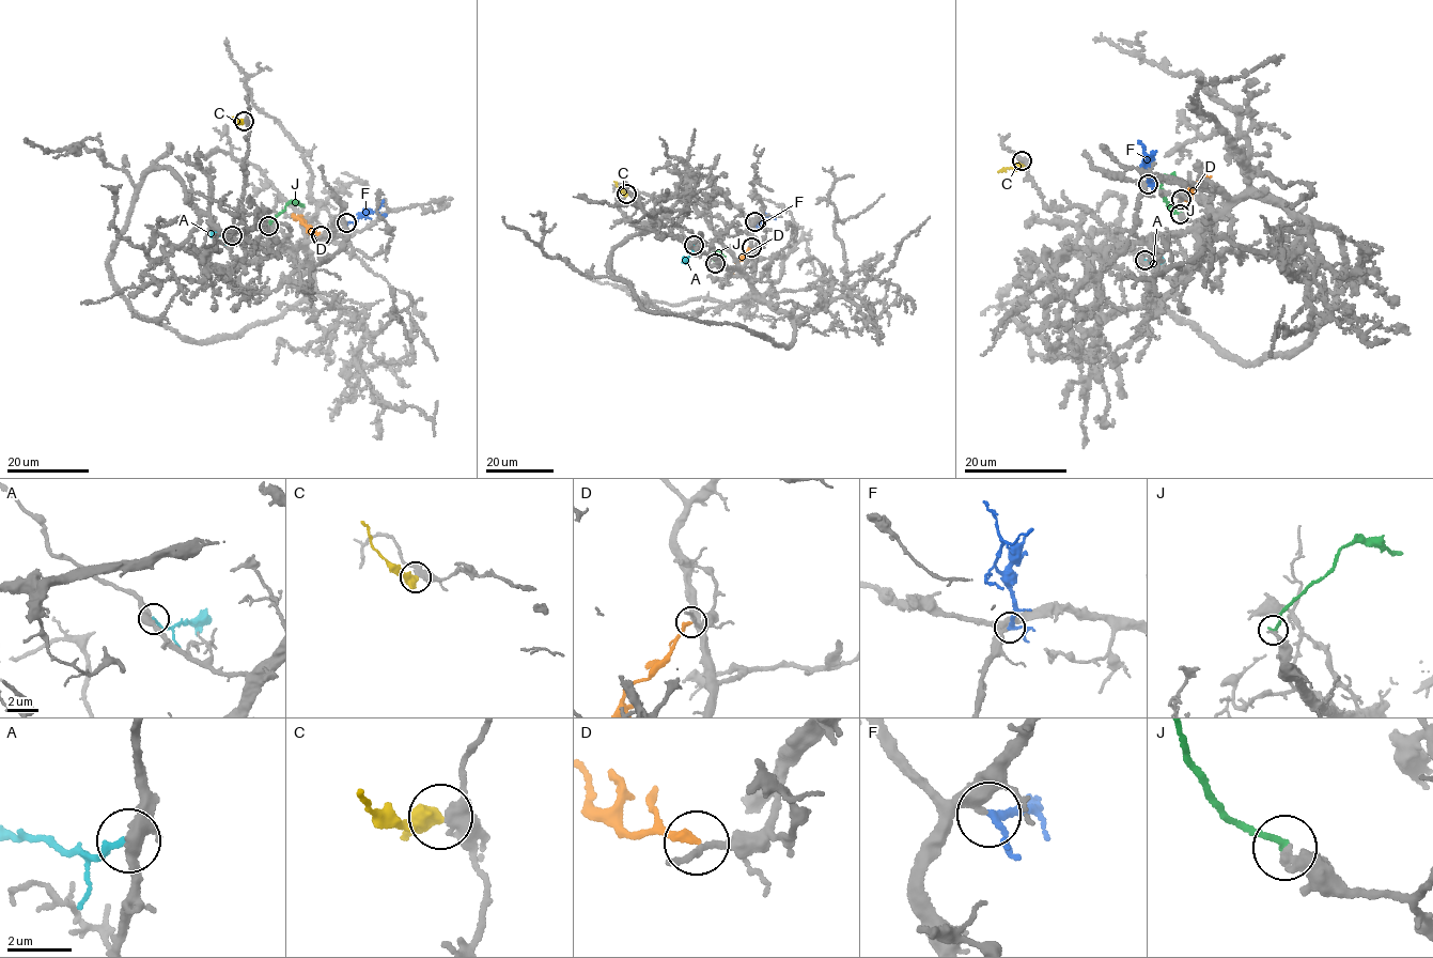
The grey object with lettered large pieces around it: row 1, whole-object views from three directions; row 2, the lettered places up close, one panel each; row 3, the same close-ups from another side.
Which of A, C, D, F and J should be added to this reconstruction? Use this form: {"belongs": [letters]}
{"belongs": ["F"]}

